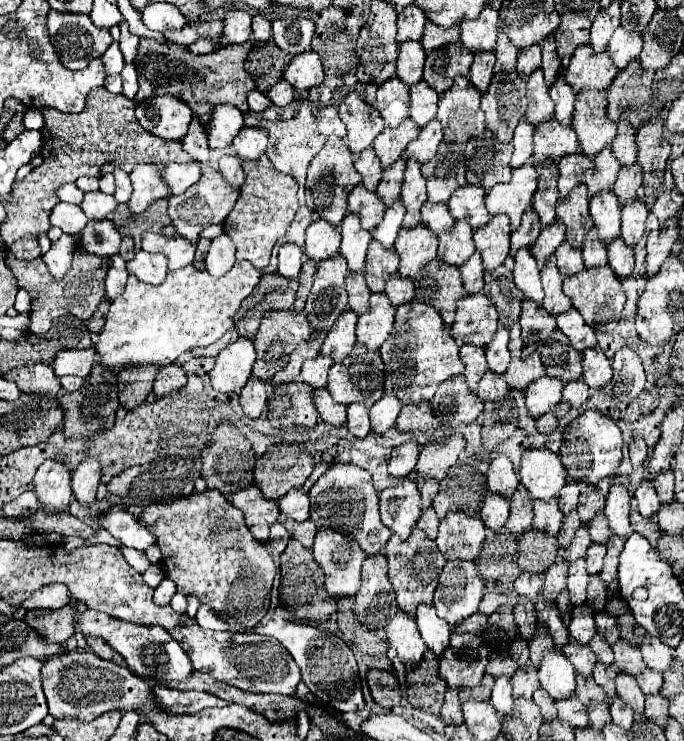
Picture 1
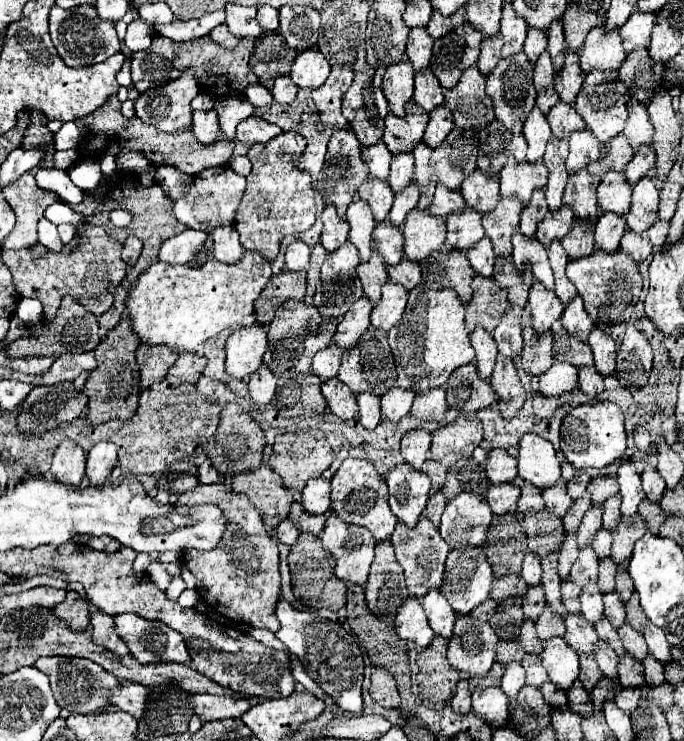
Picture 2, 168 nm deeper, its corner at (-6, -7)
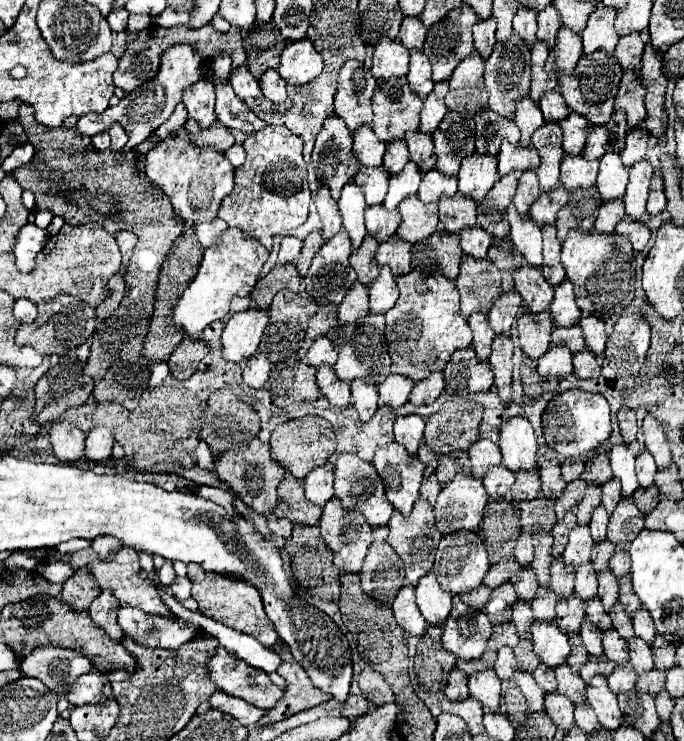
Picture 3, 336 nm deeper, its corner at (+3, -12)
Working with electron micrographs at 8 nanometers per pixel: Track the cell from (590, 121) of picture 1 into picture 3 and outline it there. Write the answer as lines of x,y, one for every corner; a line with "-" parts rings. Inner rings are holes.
593,52
593,56
583,56
579,60
573,74
565,74
559,78
559,92
565,98
571,112
585,116
585,120
591,126
605,126
615,112
613,100
617,96
621,76
623,70
617,64
615,56
605,56
605,52

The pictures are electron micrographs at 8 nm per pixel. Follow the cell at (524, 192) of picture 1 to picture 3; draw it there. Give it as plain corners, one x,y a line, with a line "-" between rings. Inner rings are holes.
509,142
501,144
499,150
499,168
497,168
497,176
505,176
509,172
527,172
527,170
537,170
539,168
539,156
537,150
533,146
529,148
521,148
521,146
513,146

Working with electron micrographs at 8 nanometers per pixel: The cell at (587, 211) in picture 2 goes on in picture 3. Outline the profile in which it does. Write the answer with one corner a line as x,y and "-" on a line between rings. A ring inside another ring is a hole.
565,156
561,162
561,186
567,192
589,190
595,186
599,164
589,164
583,156

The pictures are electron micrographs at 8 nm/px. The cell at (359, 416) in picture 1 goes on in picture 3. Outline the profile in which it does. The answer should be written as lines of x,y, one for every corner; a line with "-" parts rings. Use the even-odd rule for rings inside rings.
355,380
351,384
351,396
353,396
353,406
359,414
359,420
363,424
369,422
377,410
377,388
363,380

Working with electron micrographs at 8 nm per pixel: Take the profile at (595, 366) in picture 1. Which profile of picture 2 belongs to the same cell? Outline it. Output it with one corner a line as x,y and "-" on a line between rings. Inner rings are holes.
594,329
588,335
588,343
592,347
594,353
594,365
598,367
598,371
602,375
610,375
614,373
614,361
616,361
616,341
606,335
600,329

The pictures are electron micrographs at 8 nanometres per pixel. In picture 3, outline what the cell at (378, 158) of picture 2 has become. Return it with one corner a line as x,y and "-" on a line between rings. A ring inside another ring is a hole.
361,126
355,134
353,134
355,142
353,142
353,156
367,168
377,168
383,164
383,154
385,154
385,144
381,144
381,140
377,140
377,136
373,134
371,126

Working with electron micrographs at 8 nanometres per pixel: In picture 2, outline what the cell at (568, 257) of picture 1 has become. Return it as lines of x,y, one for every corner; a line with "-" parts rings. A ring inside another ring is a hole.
574,223
570,235
562,239
562,245
570,259
590,255
594,251
594,227
582,227
582,223

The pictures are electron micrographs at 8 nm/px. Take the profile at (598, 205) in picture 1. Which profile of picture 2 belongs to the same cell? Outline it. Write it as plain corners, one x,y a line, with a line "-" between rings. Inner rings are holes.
606,171
602,175
602,183
598,185
598,205
604,211
612,211
618,215
626,215
630,209
630,195
632,187
628,185
628,179
622,171

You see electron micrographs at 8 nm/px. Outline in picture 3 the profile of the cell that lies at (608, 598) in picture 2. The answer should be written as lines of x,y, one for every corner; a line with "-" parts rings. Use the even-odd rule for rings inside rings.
609,570
599,574
599,600
603,602
605,612
611,612
611,608
617,604
617,594
619,594
619,584
615,576

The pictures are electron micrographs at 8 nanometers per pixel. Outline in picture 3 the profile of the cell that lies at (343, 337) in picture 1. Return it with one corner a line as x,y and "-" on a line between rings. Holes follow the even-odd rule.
353,284
349,294
345,294
345,300
339,306
339,326
357,322
369,314
369,302
367,302
367,288
363,284

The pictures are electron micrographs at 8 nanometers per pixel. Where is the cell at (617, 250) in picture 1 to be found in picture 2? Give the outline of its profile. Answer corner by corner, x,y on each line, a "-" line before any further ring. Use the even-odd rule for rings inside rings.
628,229
624,233
622,241
620,241
620,249
624,253
632,255
632,259
636,263
640,263
640,261
644,261
652,253
652,243
650,243
650,239
646,235
638,235
638,233
634,233
634,231

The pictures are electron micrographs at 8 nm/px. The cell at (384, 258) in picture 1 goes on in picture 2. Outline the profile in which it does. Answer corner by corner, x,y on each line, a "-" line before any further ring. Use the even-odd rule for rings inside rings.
376,223
374,235
372,235
372,249
384,255
386,263
396,265
402,259
402,247
404,247
404,235
400,227
390,227
390,223

